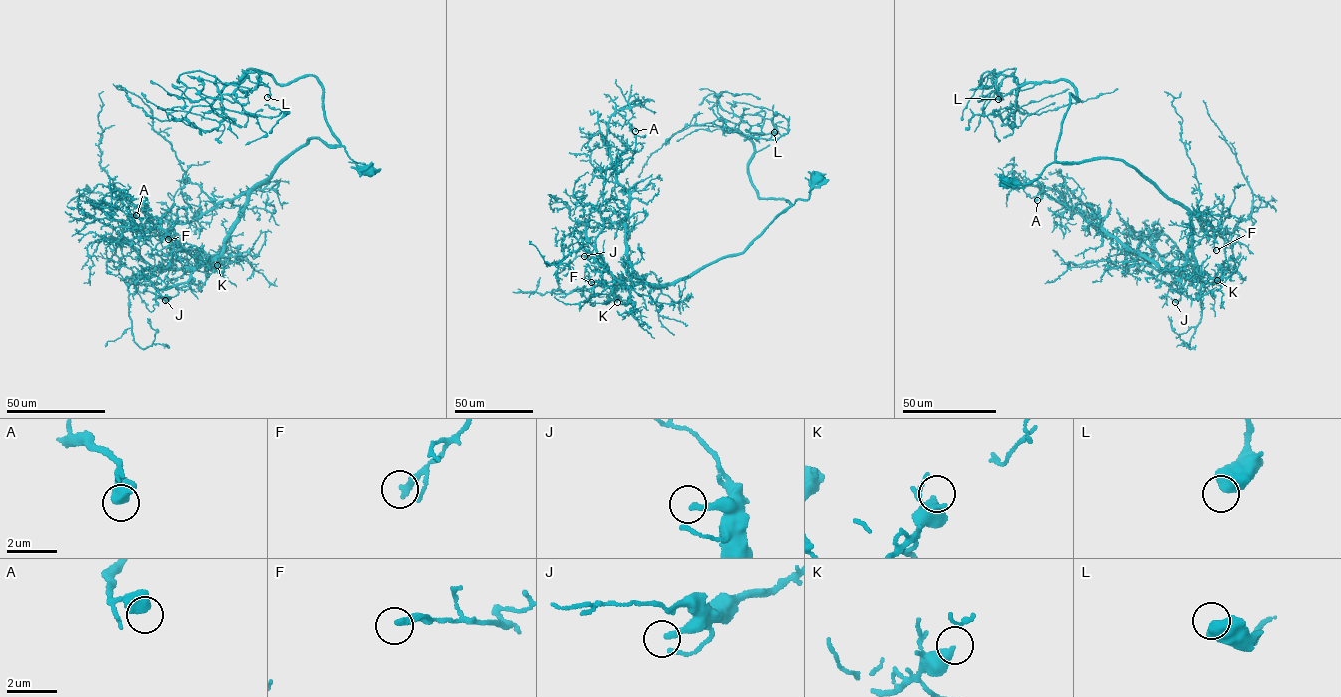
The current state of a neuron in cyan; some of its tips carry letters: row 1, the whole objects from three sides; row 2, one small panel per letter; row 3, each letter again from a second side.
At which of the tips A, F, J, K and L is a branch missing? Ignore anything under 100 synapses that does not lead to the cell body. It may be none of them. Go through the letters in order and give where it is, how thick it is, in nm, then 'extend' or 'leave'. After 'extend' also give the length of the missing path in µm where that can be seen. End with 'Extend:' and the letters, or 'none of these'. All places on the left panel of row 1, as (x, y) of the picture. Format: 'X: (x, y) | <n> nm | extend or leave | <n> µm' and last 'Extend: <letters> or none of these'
A: (136, 215) | 600 nm | leave
F: (168, 239) | 280 nm | leave
J: (165, 300) | 240 nm | leave
K: (217, 265) | 500 nm | leave
L: (267, 97) | 650 nm | leave
Extend: none of these

